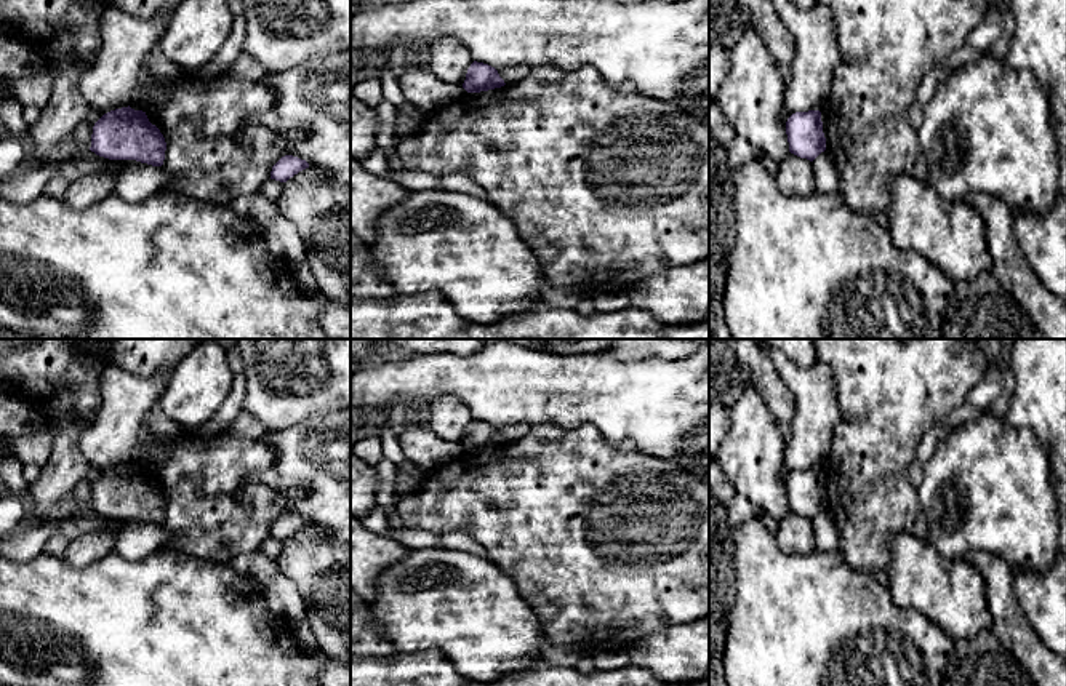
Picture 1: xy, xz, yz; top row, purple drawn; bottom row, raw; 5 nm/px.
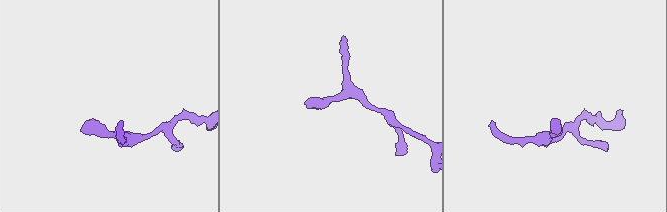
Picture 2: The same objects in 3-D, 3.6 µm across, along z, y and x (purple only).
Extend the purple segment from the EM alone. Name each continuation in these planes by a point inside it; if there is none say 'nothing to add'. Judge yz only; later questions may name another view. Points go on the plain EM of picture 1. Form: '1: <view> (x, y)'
nothing to add

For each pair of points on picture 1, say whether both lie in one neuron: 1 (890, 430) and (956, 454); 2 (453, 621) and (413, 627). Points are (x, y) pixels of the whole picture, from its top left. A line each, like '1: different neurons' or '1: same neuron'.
1: different neurons
2: same neuron

